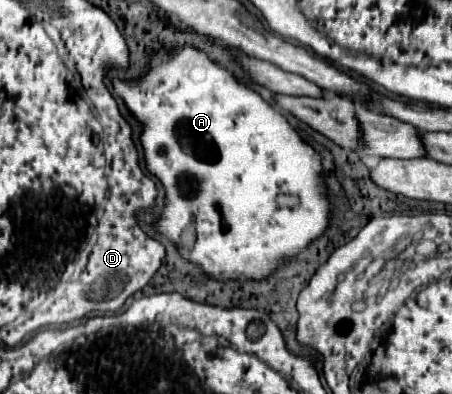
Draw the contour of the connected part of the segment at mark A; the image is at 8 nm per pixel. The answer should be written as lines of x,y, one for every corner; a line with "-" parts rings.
162,48
160,52
152,55
150,72
144,78
133,81
114,80
114,88
116,88
116,94
126,102
128,110
142,122
142,126
144,126
142,146
144,146
147,169
152,174
156,174
166,188
168,200
166,200
164,216
158,222
158,230
162,234
166,234
180,248
180,254
186,260
196,262
206,274
210,274
218,280
232,280
232,278
238,278
240,274
244,274
246,278
254,278
254,280
266,278
266,276
270,276
270,272
274,272
278,266
282,266
284,258
296,256
298,252
302,252
308,246
308,242
312,242
316,236
320,236
326,230
330,206
328,206
328,200
324,198
324,184
322,184
322,176
320,176
322,174
320,156
294,132
294,128
286,122
286,118
274,106
264,102
254,90
236,82
236,78
230,72
216,66
212,60
206,58
206,54
202,54
194,48
176,51

